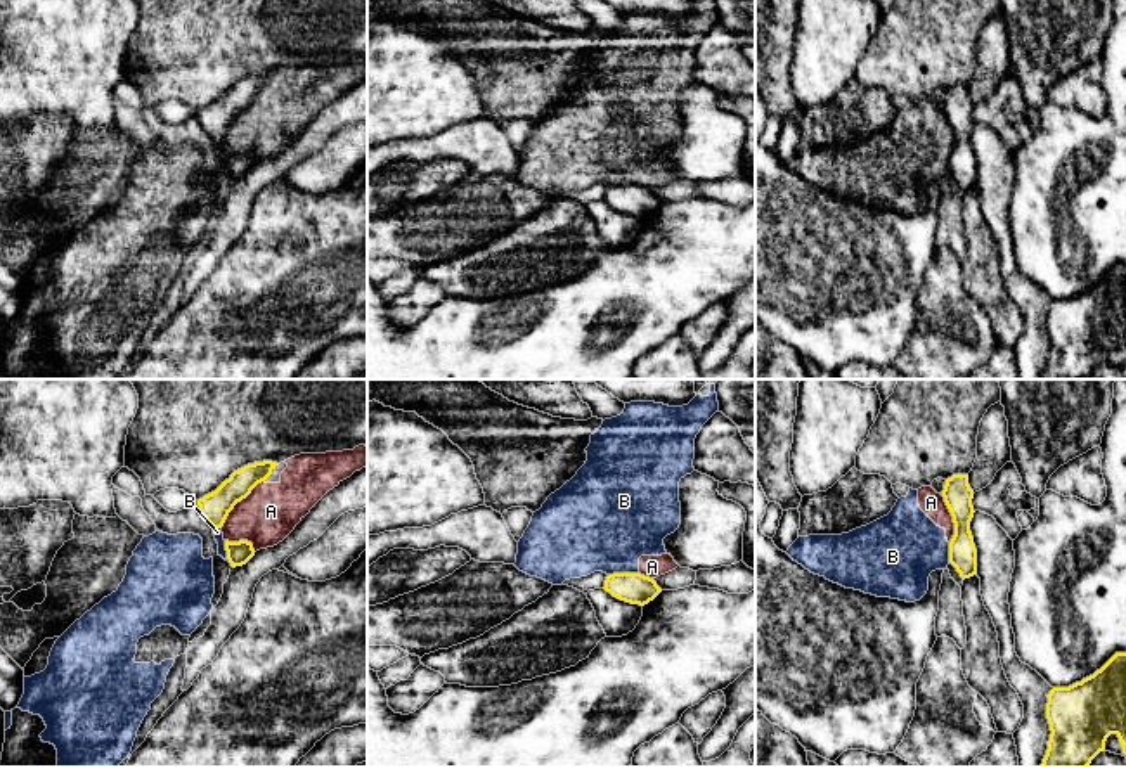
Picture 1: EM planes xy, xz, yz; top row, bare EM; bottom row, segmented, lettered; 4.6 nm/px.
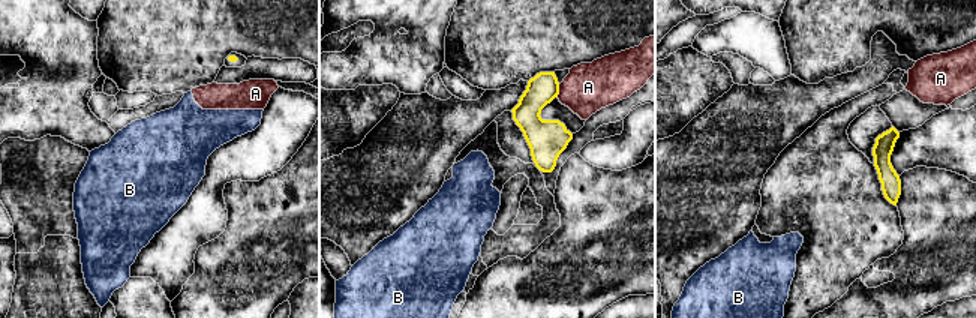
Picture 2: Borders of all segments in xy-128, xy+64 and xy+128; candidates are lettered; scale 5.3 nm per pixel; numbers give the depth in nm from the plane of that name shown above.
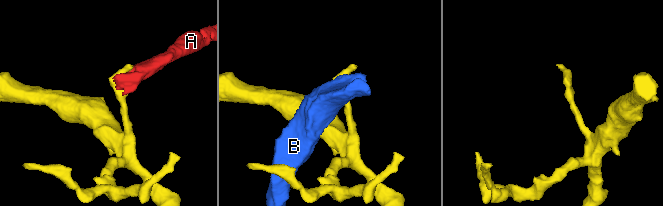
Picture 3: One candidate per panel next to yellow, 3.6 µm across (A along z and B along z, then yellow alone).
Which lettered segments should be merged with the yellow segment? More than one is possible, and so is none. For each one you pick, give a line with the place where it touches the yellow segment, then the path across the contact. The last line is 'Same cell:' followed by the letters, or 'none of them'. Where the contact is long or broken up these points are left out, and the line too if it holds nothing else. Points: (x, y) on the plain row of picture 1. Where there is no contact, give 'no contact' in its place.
Same cell: none of them

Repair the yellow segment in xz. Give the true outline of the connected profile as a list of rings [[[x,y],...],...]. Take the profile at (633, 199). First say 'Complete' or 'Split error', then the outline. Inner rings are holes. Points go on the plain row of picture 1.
Complete. [[[641,185],[608,187],[603,201],[620,213],[639,218],[648,216],[662,204],[653,190]]]

